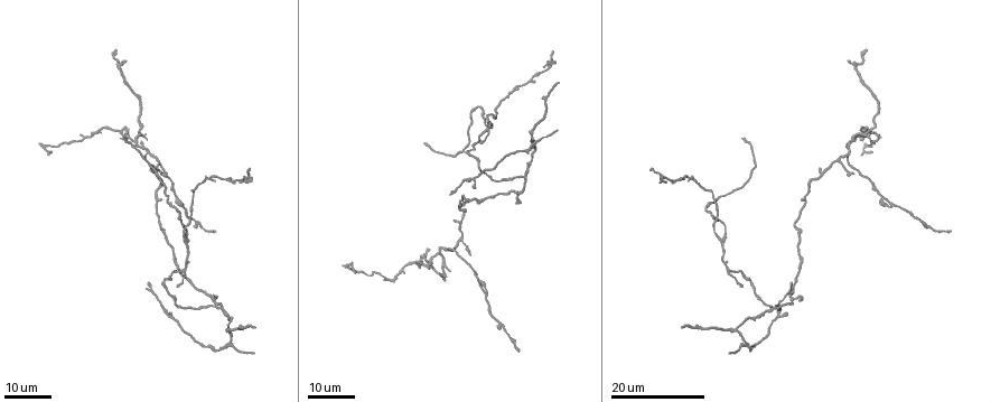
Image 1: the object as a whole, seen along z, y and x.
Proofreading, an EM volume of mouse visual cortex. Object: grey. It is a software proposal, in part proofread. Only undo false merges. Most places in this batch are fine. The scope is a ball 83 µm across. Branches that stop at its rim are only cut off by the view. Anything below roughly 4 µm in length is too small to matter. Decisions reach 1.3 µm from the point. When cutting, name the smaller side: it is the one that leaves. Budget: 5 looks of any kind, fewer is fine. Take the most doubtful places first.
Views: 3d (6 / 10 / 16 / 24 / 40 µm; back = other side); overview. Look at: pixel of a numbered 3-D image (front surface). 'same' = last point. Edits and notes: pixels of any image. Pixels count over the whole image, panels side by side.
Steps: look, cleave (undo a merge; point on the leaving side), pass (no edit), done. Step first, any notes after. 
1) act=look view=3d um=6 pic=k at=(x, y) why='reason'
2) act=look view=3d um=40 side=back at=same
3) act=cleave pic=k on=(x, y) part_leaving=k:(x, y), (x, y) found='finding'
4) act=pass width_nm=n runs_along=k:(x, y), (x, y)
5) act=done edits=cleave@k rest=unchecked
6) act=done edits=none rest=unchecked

act=look view=3d um=24 pic=1 at=(849, 151) why='a fork'

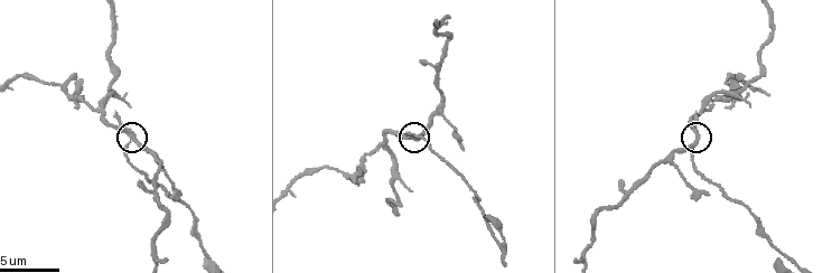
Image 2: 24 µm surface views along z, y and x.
act=look view=3d um=6 pic=2 at=(133, 137)

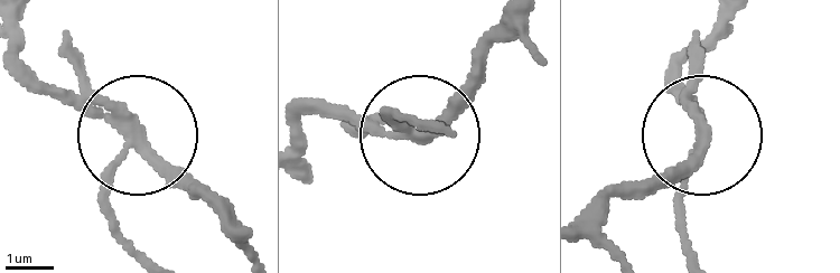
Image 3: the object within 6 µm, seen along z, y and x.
act=pass runs_along=3:(232, 232), (59, 56) found='all the same neuron'

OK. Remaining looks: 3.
act=look view=3d um=16 pic=1 at=(777, 307) why='three arms meet'

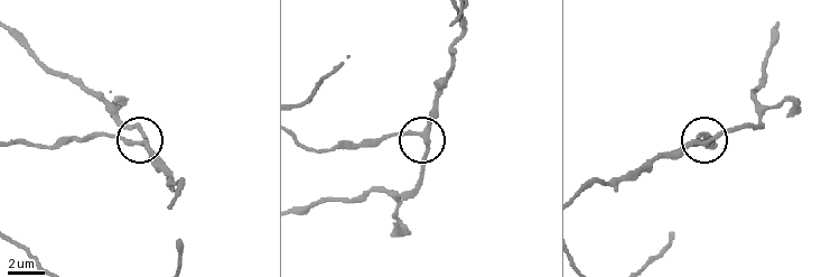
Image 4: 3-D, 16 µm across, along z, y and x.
act=look view=3d um=10 pic=4 at=(142, 143)

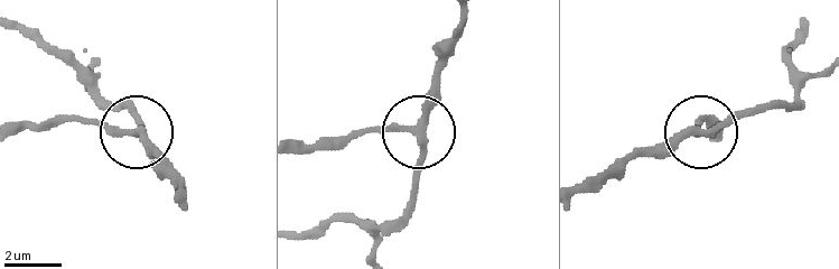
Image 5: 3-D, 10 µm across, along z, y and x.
act=pass arms=3 runs_along=5:(38, 33), (101, 95), (126, 105), (137, 131), (170, 165) found='continuous, no second neuron'

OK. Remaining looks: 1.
act=done edits=none rest=unchecked

